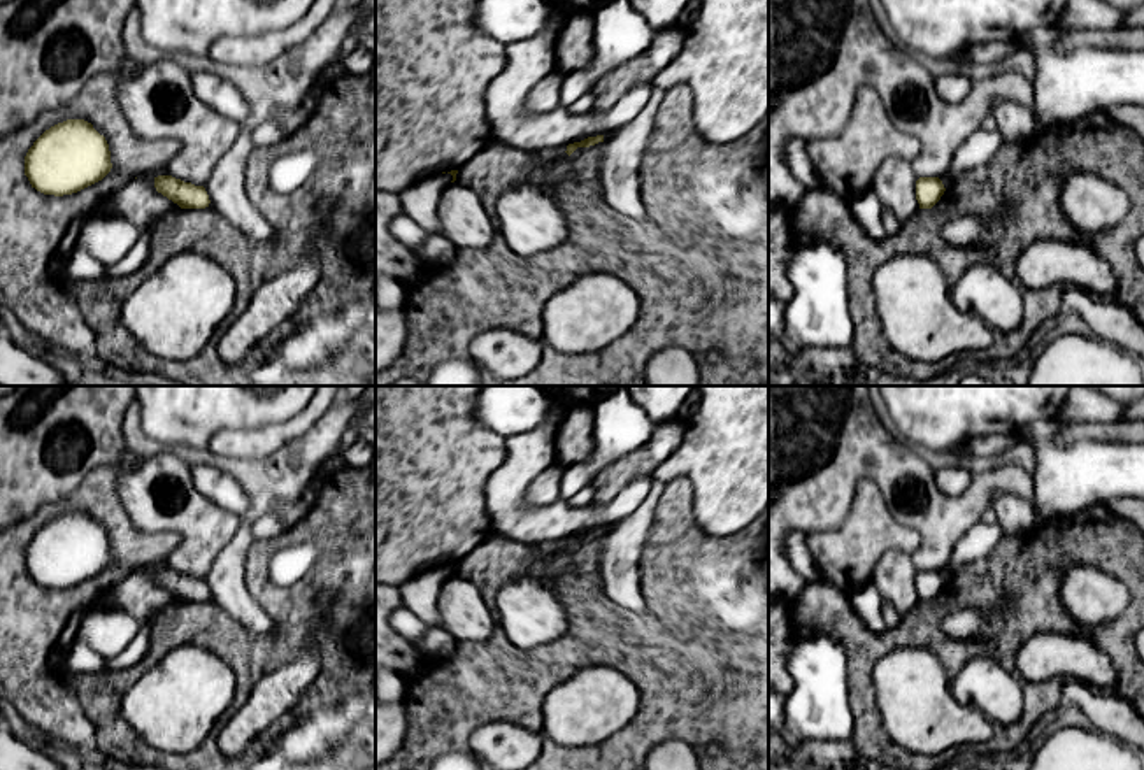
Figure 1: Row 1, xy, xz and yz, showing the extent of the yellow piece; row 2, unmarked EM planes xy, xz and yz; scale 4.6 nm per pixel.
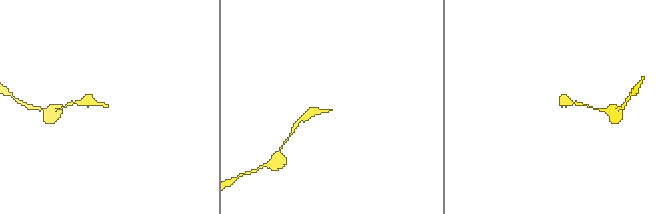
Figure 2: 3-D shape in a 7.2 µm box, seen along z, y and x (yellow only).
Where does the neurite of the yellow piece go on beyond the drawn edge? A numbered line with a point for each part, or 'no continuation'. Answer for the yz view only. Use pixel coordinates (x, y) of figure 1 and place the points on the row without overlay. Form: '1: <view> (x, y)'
no continuation

